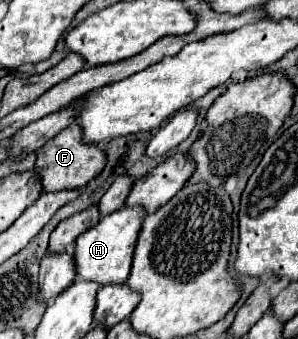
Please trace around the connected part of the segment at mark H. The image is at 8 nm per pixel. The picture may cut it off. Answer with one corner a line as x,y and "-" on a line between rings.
125,205
111,215
103,217
95,227
87,229
83,235
75,241
75,265
77,265
77,277
83,281
97,281
101,285
107,283
125,283
131,271
133,251
137,245
137,237
143,225
147,211
141,205

